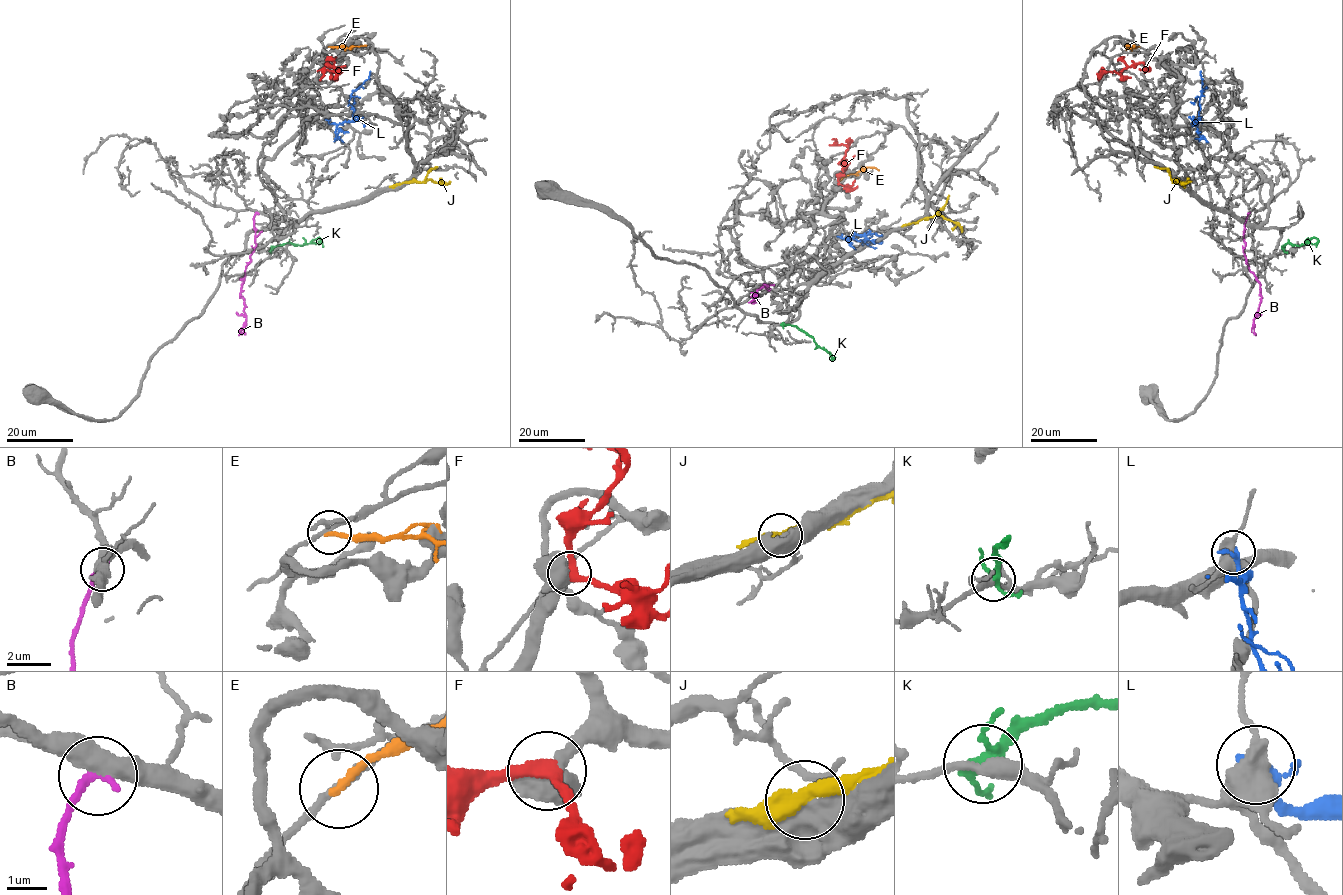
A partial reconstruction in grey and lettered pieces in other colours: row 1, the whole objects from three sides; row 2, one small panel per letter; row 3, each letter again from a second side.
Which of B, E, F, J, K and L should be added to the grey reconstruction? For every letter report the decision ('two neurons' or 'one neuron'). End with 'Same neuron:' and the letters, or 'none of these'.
B: two neurons
E: two neurons
F: one neuron
J: two neurons
K: two neurons
L: two neurons
Same neuron: F

